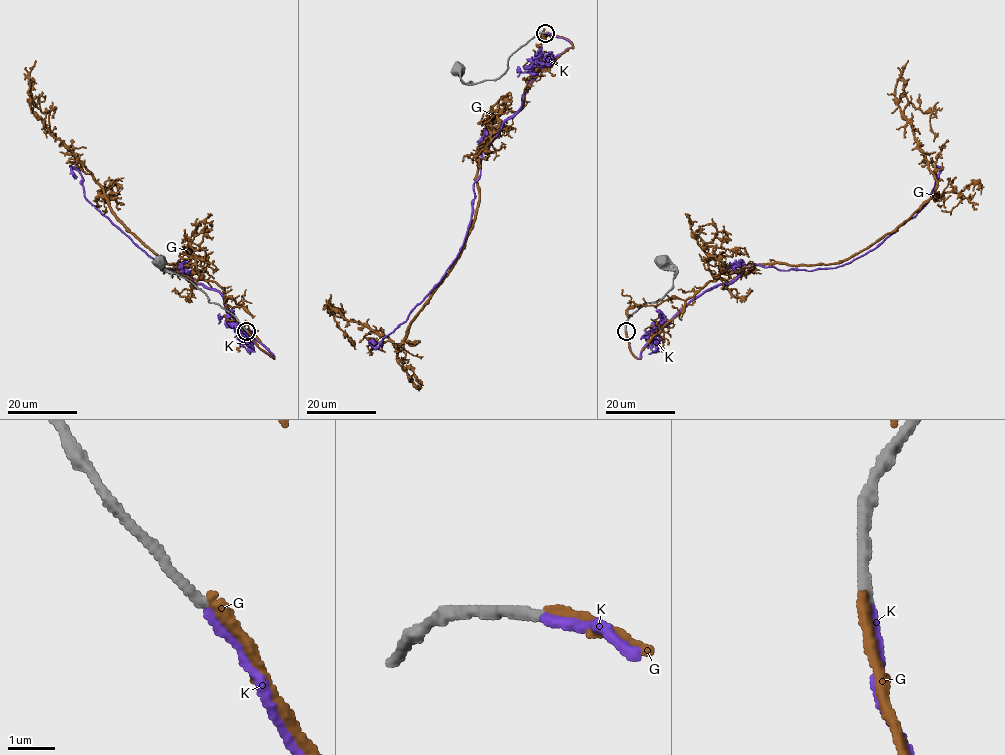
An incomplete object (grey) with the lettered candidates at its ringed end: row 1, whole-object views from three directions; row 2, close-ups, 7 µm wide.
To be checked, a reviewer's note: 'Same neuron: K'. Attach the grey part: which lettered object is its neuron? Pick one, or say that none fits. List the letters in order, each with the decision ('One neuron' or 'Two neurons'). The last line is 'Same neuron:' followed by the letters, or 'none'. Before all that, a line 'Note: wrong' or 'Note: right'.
Note: right
G: Two neurons
K: One neuron
Same neuron: K

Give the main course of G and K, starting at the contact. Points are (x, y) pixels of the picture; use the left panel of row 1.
G: (247, 330), (274, 358), (228, 311), (214, 281), (190, 282), (130, 231), (35, 102), (49, 112), (54, 141)
K: (247, 330), (274, 357), (240, 330), (218, 291), (182, 264), (163, 266), (115, 226), (72, 168), (76, 178)

